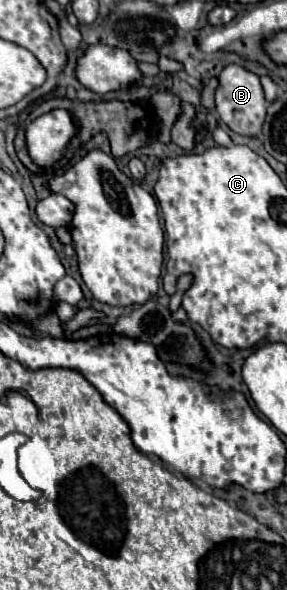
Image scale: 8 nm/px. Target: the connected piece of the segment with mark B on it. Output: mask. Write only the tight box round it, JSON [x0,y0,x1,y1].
[216,65,266,139]

